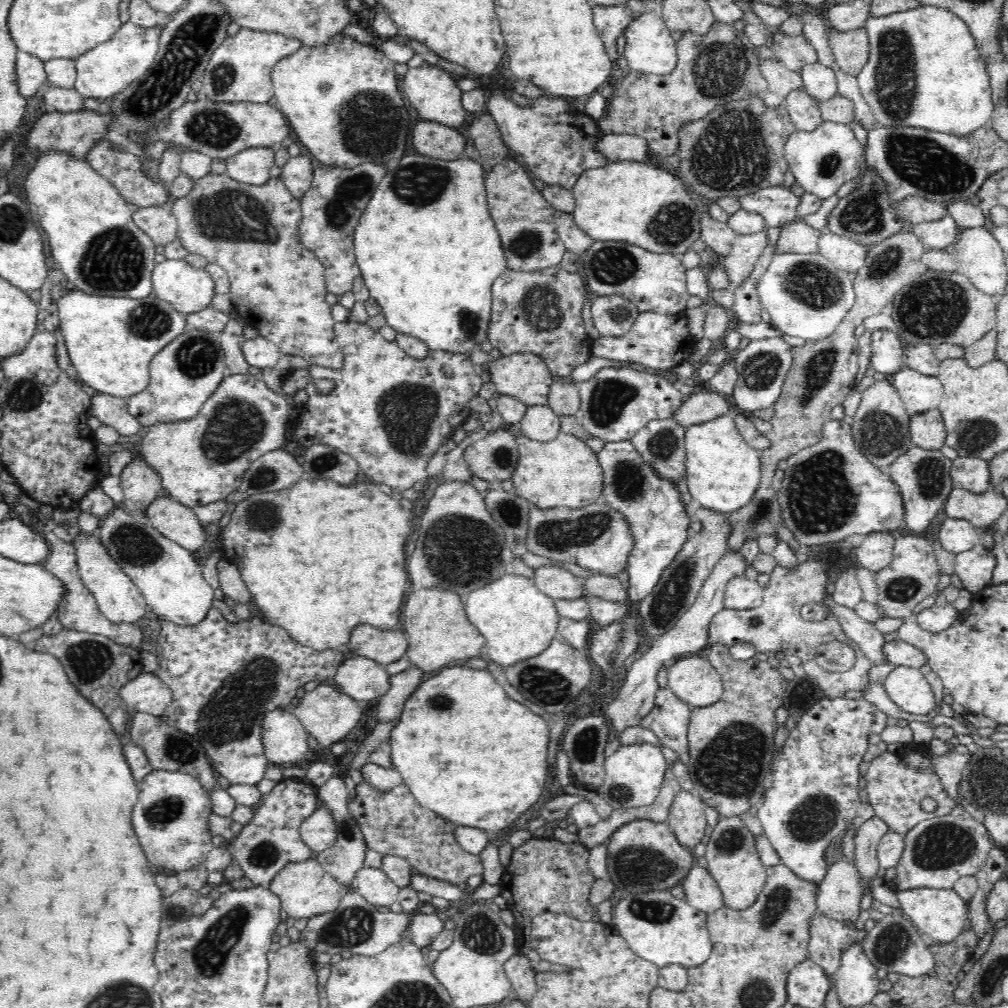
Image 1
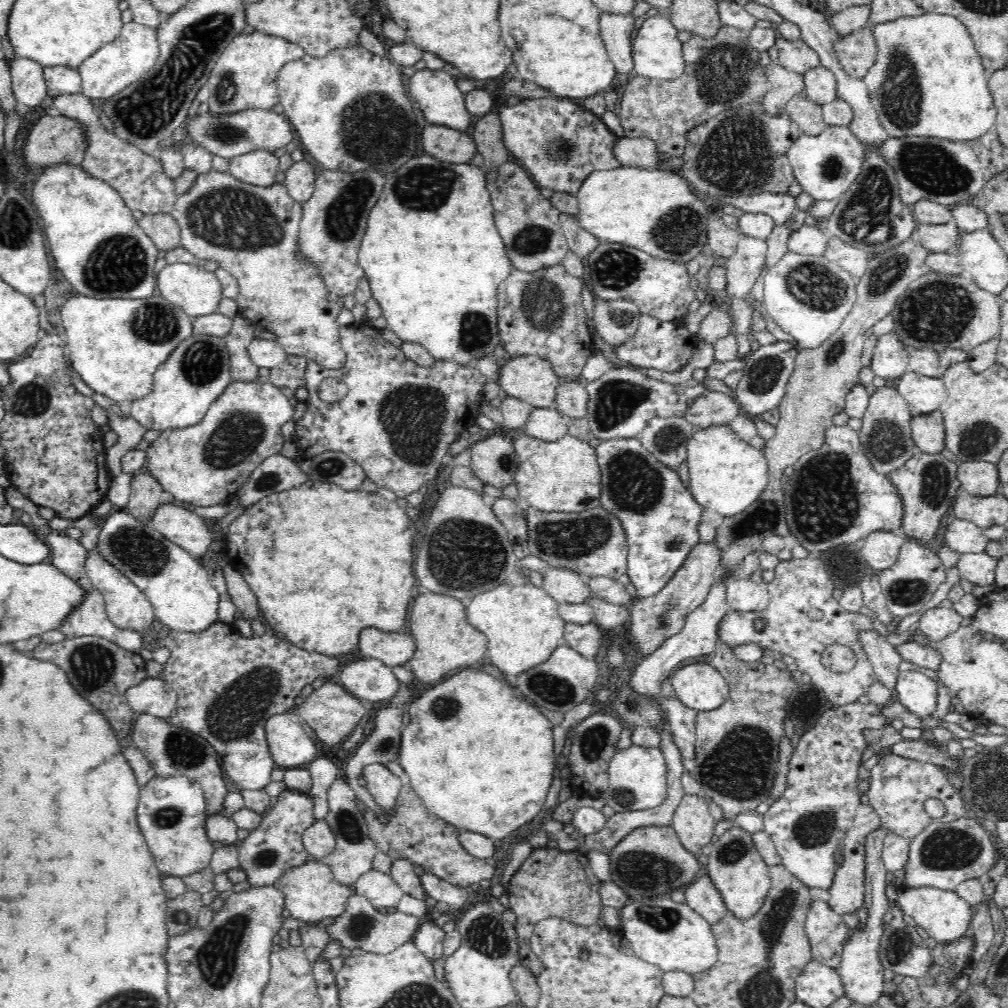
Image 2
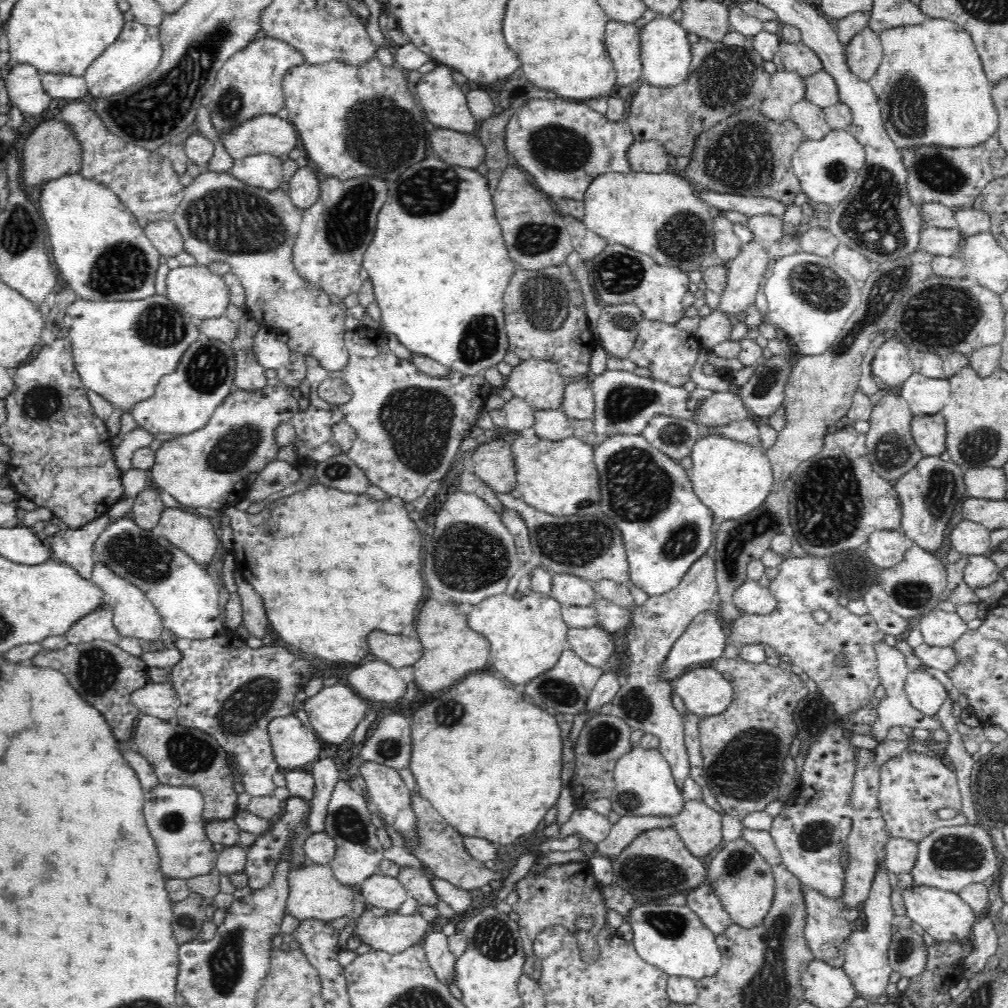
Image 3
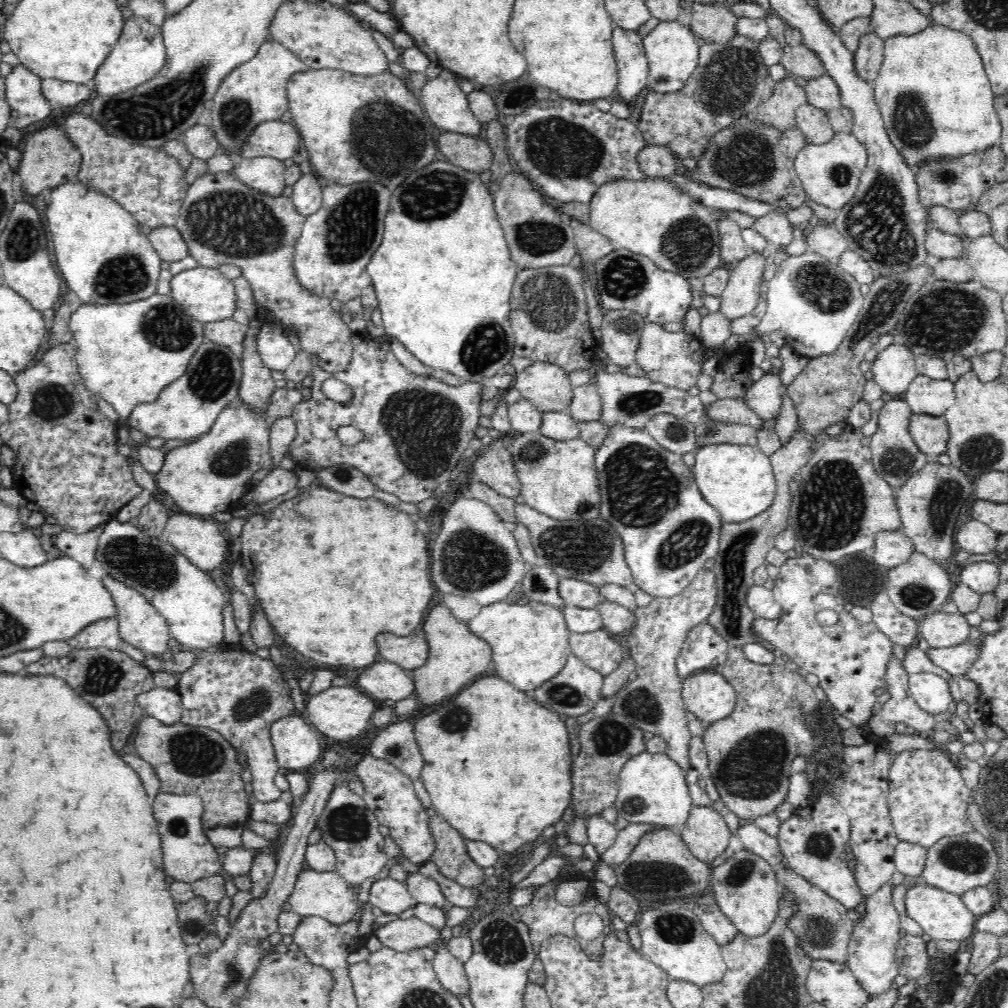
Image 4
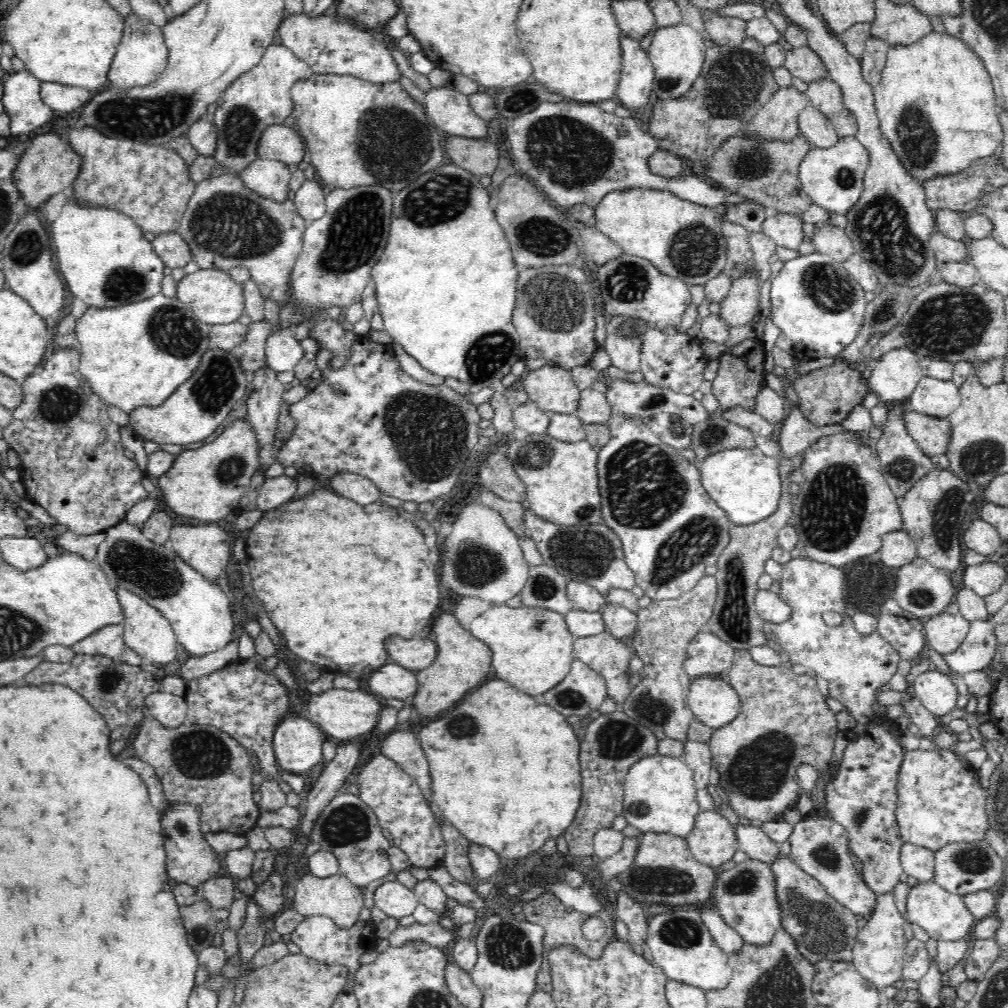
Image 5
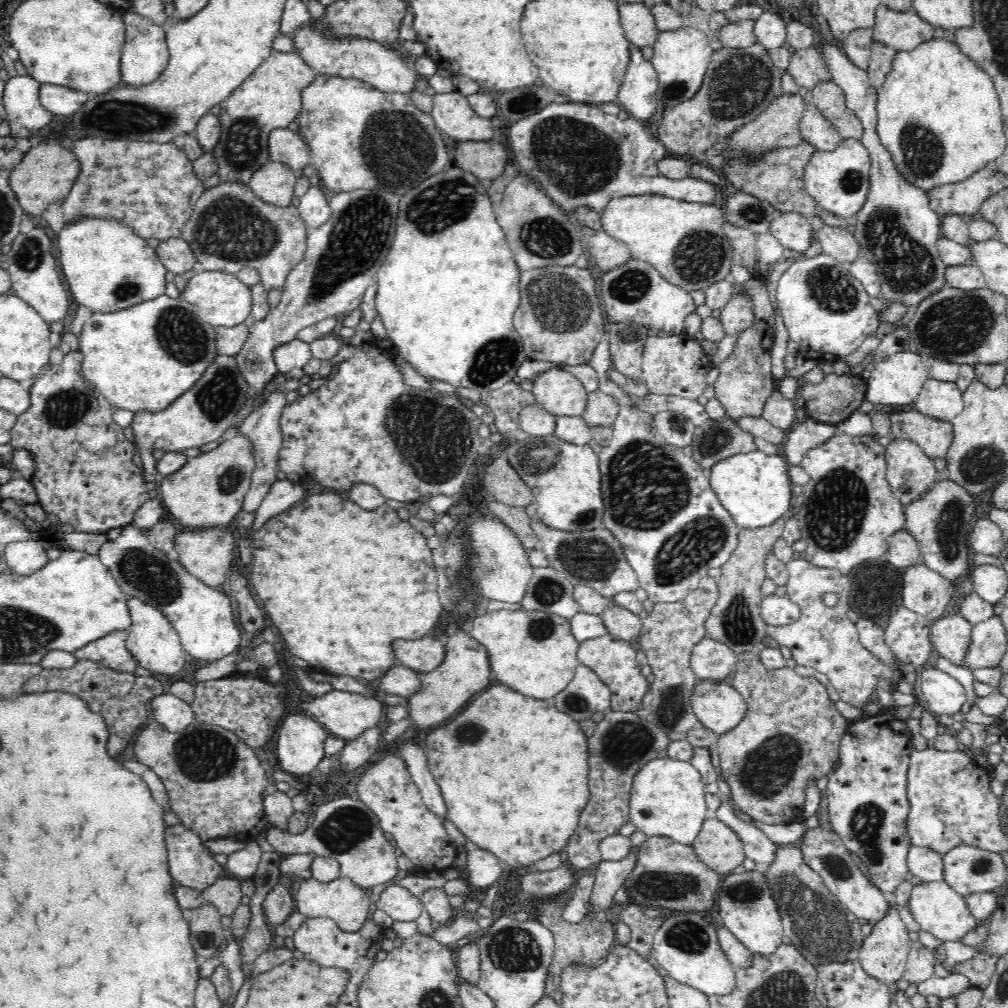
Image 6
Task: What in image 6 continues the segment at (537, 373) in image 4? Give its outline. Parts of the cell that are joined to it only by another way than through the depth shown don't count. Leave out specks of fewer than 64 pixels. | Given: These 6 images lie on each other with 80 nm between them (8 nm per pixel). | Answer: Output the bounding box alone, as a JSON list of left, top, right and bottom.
[531,368,587,416]

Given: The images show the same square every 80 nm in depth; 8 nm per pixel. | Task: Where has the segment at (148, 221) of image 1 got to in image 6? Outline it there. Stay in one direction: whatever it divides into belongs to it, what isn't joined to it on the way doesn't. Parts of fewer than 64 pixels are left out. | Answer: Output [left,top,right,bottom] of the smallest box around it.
[155,236,196,275]

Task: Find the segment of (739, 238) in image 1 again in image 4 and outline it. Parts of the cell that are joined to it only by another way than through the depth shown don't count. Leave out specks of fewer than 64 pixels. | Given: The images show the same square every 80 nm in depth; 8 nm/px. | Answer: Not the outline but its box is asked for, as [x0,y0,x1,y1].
[719,250,767,320]

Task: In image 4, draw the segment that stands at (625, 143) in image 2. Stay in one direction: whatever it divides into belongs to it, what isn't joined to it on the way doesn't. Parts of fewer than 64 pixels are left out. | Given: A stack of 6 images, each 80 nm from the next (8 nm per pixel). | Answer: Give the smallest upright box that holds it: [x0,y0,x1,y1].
[635,144,680,177]

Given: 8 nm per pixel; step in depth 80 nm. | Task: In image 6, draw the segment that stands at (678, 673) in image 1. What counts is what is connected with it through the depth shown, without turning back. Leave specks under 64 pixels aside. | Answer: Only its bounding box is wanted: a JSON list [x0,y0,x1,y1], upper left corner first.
[690,680,745,735]

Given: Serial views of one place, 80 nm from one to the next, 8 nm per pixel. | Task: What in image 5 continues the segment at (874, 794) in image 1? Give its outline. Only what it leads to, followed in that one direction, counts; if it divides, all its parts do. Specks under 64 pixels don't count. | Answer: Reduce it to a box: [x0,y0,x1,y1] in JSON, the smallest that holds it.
[896,749,990,850]

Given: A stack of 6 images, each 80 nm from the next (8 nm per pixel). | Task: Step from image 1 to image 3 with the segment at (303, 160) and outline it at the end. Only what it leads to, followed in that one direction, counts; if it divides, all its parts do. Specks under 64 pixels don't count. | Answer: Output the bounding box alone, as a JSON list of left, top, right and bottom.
[285,166,320,209]

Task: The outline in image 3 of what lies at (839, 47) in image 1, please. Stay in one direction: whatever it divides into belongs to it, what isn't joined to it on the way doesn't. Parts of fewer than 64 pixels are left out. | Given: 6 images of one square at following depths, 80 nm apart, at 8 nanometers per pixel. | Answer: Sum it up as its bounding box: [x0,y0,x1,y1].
[843,27,883,81]

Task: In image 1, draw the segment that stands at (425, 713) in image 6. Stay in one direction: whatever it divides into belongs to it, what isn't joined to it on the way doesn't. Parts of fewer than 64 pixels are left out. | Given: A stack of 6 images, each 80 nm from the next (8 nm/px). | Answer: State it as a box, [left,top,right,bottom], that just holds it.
[399,586,484,676]

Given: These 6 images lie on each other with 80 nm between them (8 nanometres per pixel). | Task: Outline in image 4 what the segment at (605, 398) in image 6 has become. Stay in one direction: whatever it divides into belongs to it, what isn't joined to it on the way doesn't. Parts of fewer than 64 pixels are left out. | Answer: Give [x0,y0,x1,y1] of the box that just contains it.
[566,382,601,422]

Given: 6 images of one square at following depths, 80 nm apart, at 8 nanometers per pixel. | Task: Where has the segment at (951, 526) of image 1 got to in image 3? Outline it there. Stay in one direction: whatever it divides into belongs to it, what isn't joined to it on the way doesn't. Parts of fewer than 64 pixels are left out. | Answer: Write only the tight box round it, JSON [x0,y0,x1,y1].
[948,519,992,556]

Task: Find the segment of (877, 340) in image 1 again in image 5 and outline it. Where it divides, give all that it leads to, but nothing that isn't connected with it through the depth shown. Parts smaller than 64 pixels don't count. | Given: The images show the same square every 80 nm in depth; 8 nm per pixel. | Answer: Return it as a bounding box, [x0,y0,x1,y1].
[867,345,923,404]

